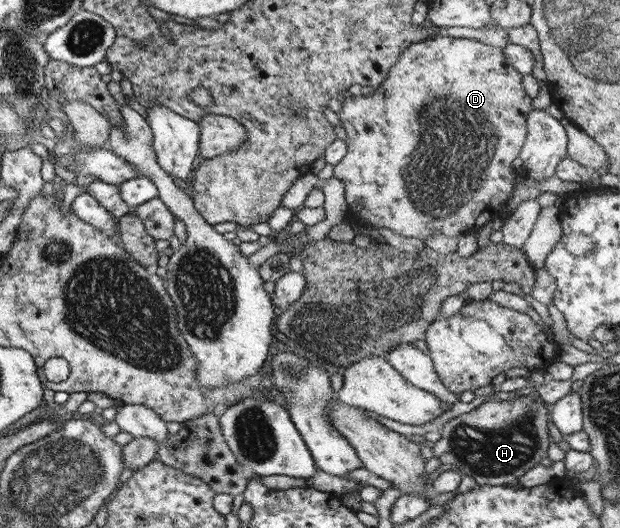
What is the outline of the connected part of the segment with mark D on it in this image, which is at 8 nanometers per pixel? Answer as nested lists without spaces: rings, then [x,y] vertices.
[[[438,36],[434,40],[422,40],[410,44],[400,53],[394,66],[390,67],[387,78],[369,96],[351,96],[341,98],[342,108],[338,112],[342,128],[346,130],[346,155],[333,166],[334,178],[342,180],[345,186],[345,198],[348,202],[348,223],[364,221],[369,227],[385,228],[406,236],[426,240],[434,234],[460,236],[460,234],[481,230],[488,222],[504,219],[504,204],[514,192],[517,176],[512,163],[519,158],[527,138],[527,115],[533,109],[532,99],[523,88],[523,75],[508,64],[501,47],[486,45],[483,42],[451,36]]]

